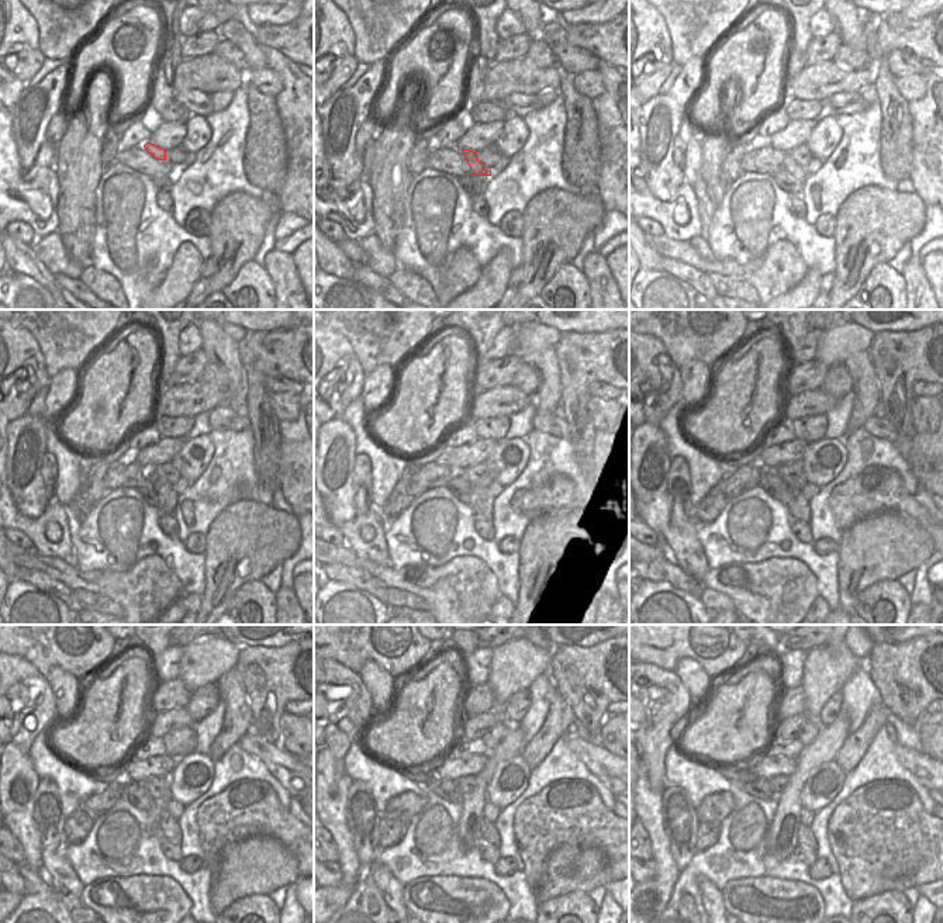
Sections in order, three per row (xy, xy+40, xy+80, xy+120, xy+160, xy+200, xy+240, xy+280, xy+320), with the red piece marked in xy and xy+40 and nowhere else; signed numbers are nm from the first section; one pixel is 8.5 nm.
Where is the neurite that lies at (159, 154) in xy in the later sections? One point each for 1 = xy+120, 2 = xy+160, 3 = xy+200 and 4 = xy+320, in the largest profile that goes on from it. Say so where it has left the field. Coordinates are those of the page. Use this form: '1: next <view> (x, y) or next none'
1: next xy+120 (165, 488)
2: next xy+160 (486, 497)
3: next xy+200 (802, 512)
4: next xy+320 (805, 837)

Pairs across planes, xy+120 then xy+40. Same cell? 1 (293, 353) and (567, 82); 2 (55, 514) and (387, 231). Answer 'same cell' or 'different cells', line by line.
1: same cell
2: different cells

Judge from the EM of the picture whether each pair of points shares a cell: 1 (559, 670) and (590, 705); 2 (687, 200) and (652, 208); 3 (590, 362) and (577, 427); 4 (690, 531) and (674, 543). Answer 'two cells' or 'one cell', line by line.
1: one cell
2: one cell
3: one cell
4: one cell

